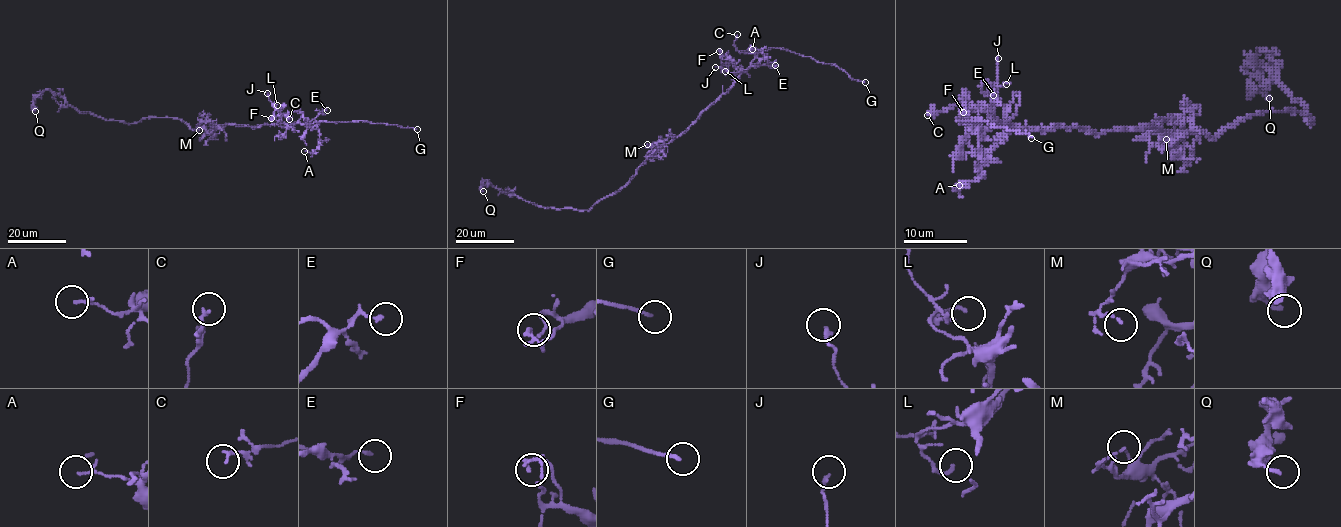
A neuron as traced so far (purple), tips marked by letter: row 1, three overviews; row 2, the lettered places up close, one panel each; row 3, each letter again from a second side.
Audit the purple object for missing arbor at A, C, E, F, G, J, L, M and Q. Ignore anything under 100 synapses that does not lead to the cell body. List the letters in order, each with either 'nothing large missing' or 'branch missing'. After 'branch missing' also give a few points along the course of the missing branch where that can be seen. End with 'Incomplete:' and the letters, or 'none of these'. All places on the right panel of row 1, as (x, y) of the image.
A: nothing large missing
C: nothing large missing
E: nothing large missing
F: nothing large missing
G: branch missing; course (1031, 138), (1053, 142), (1050, 145)
J: nothing large missing
L: nothing large missing
M: nothing large missing
Q: nothing large missing
Incomplete: G

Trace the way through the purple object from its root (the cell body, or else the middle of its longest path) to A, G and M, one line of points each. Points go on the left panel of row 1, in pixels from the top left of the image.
A: (218, 128), (227, 124), (255, 127), (302, 123), (315, 126), (320, 134), (318, 147), (311, 153), (304, 151)
G: (218, 128), (227, 124), (255, 127), (367, 121), (417, 129)
M: (218, 128), (208, 121), (199, 124), (197, 128), (199, 130)

